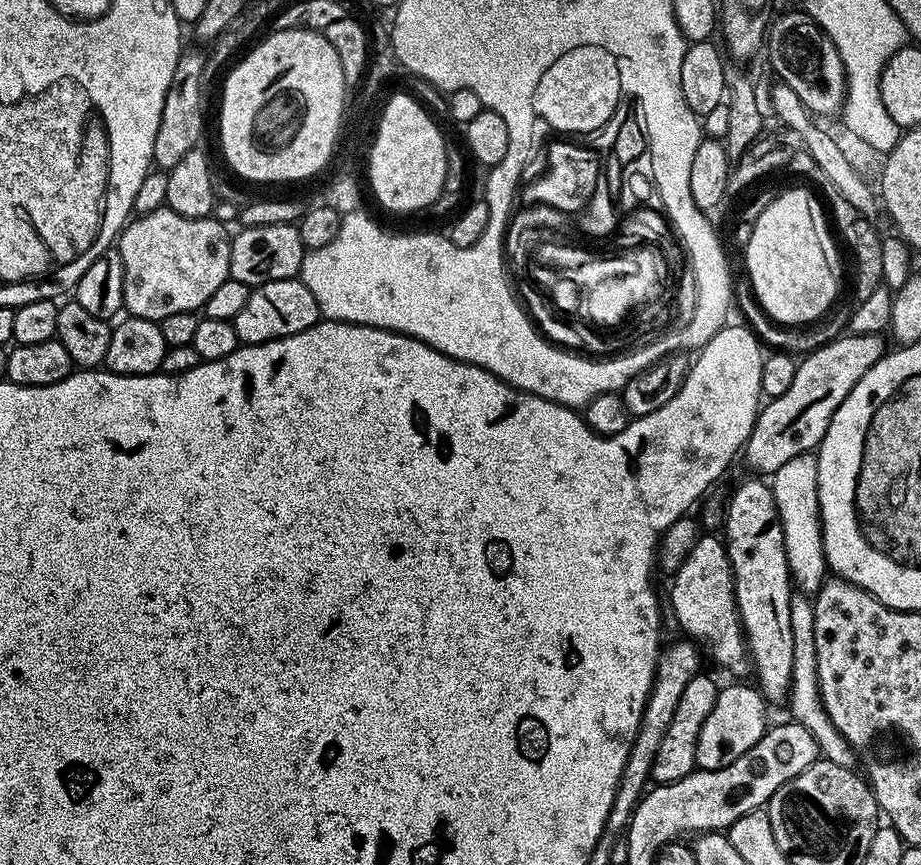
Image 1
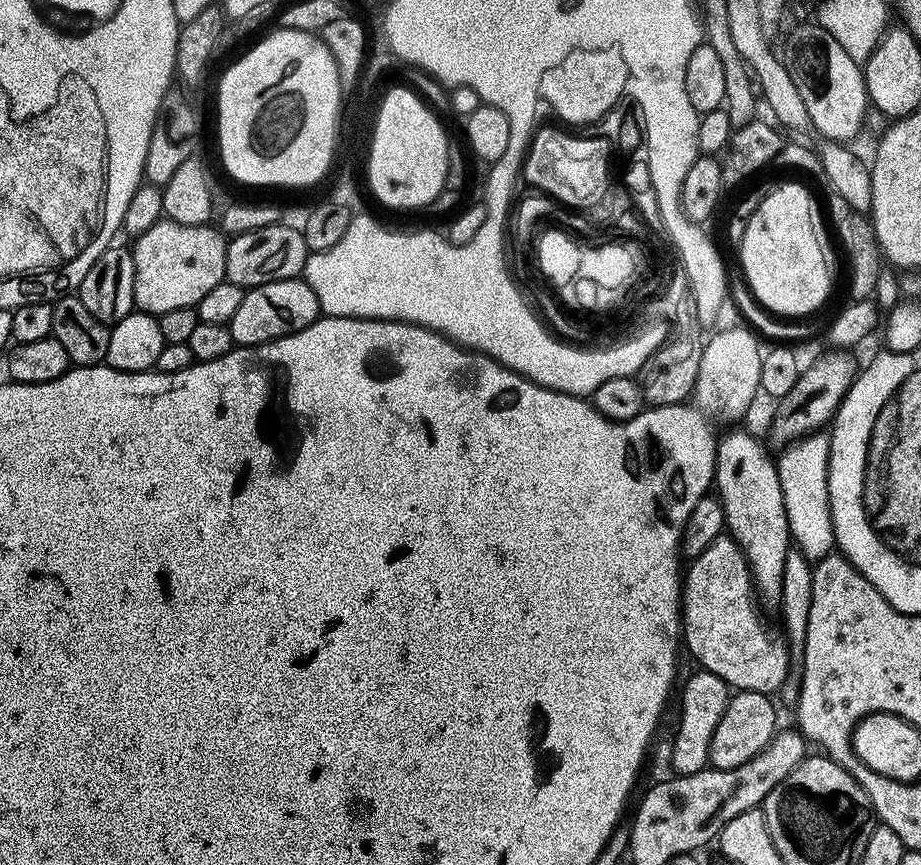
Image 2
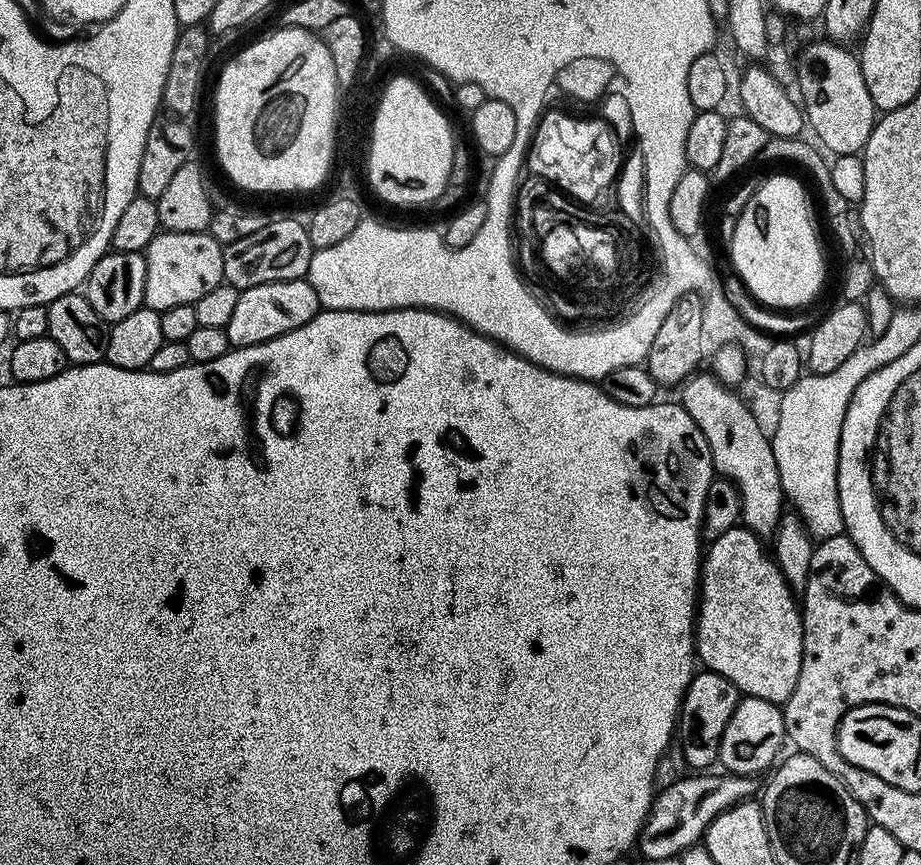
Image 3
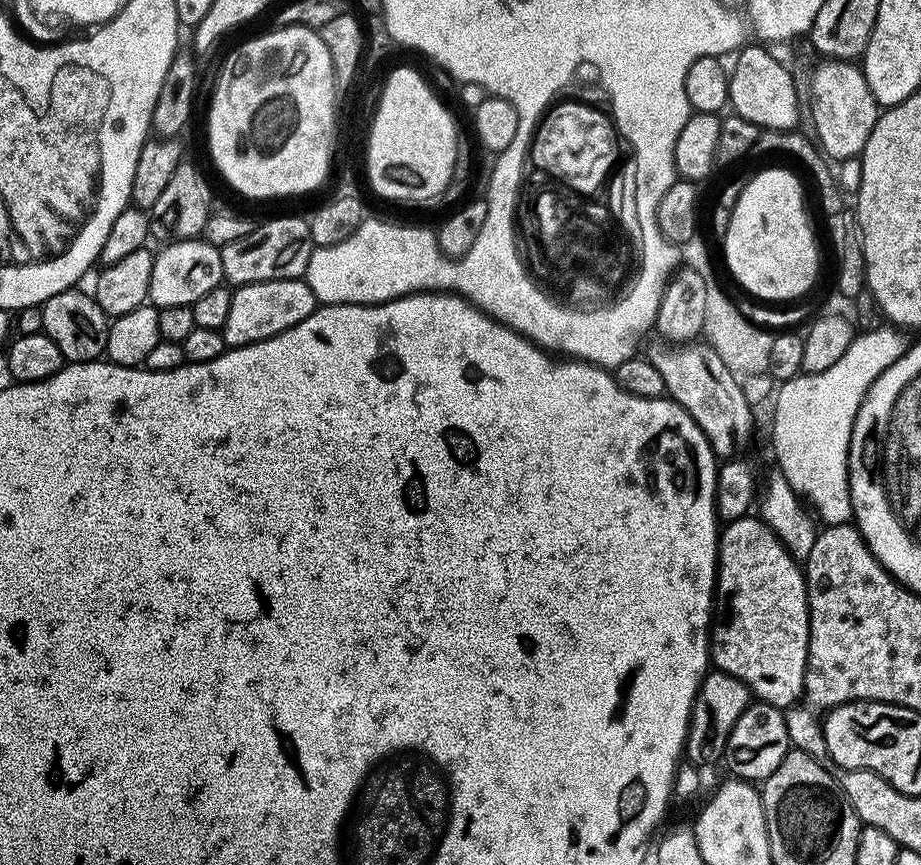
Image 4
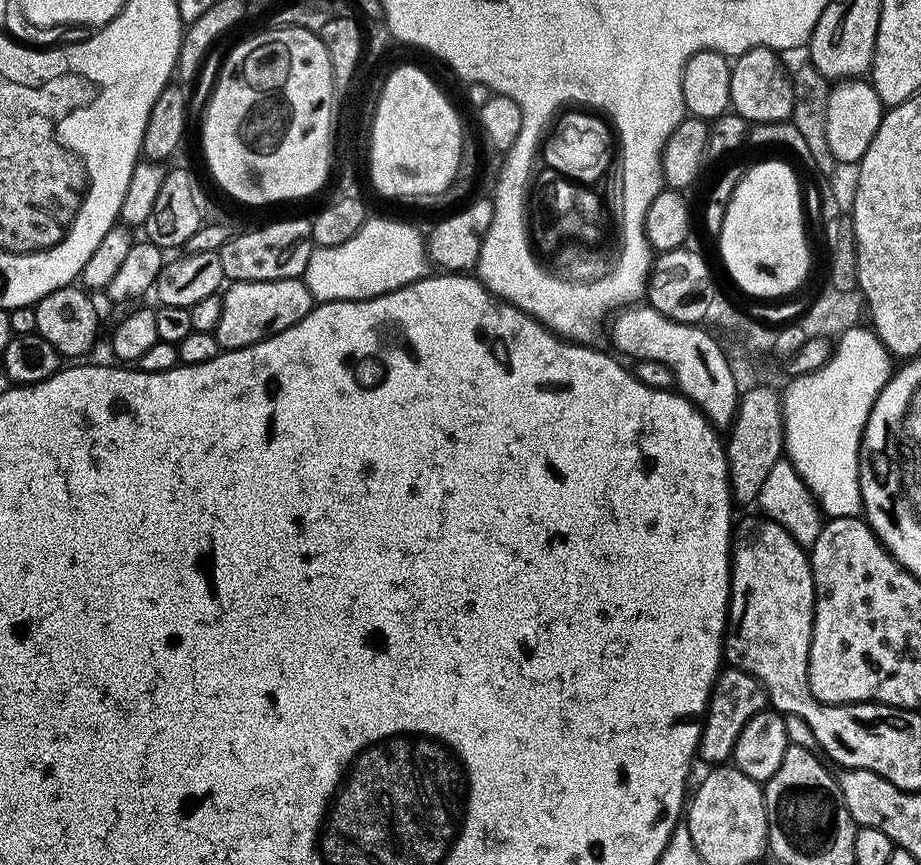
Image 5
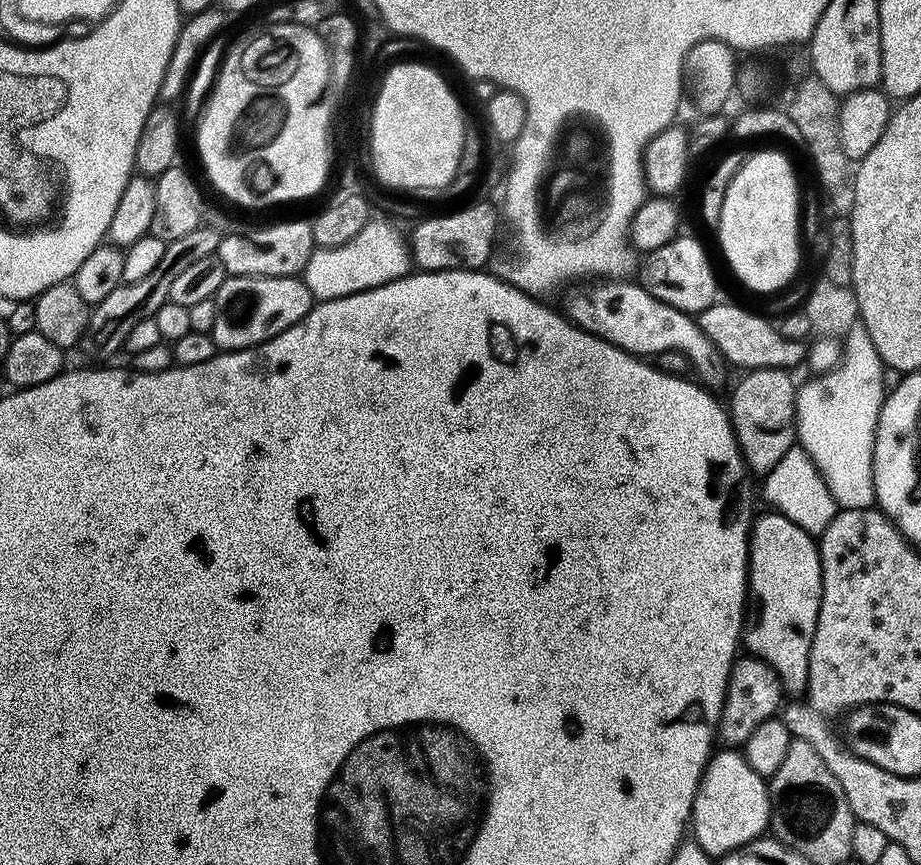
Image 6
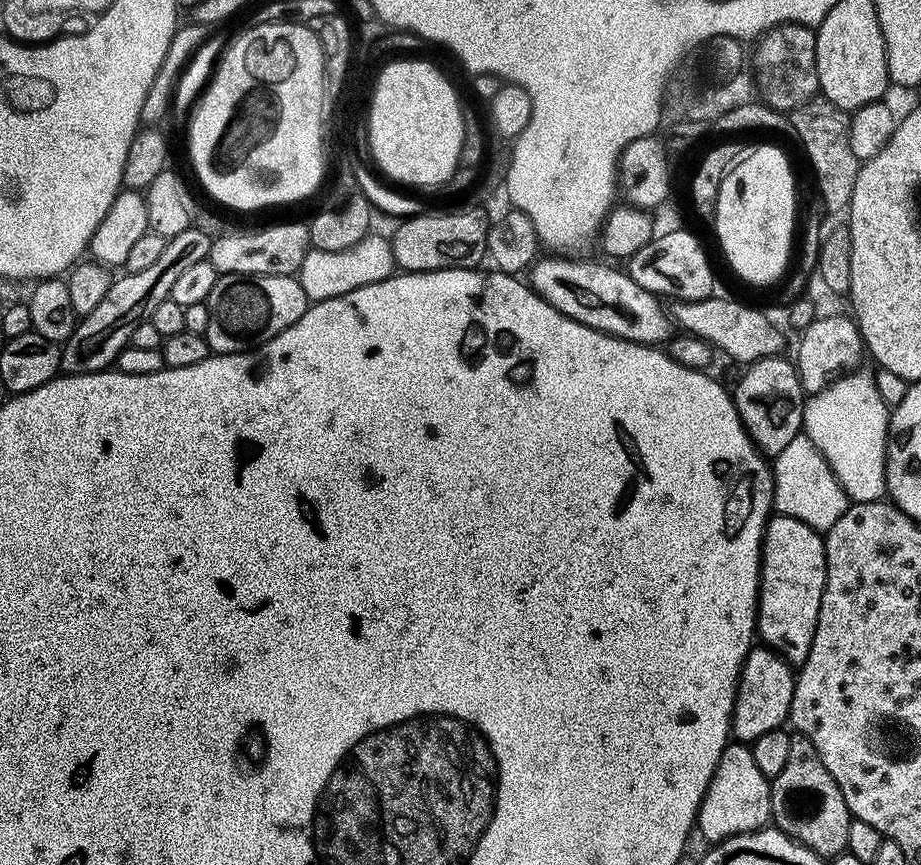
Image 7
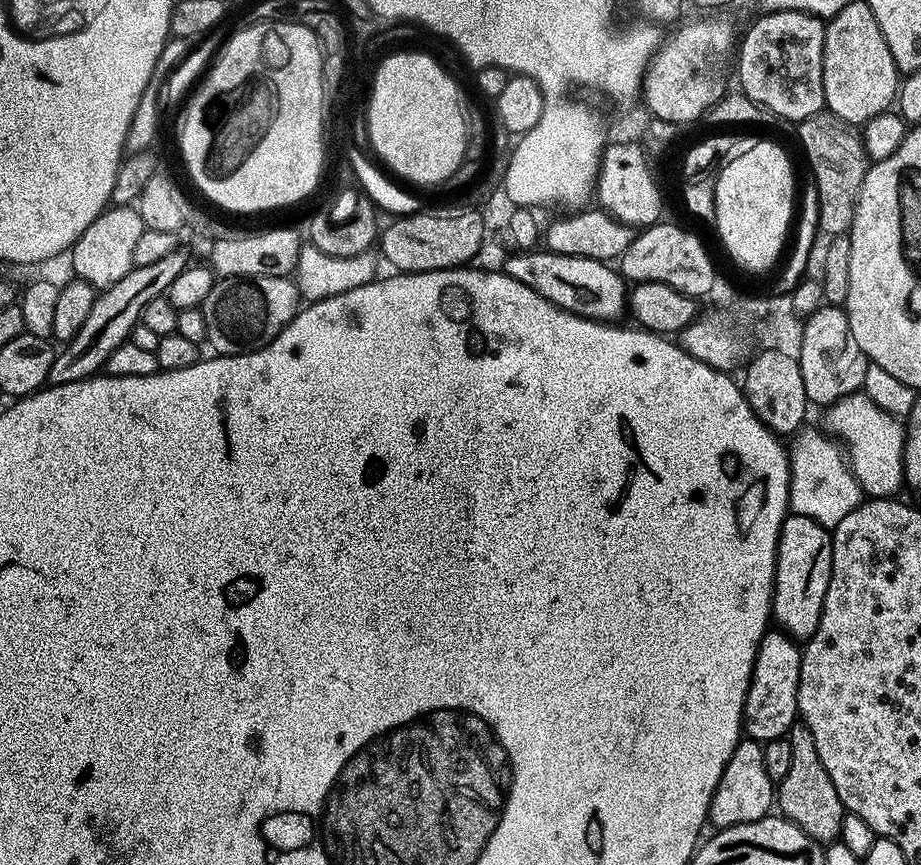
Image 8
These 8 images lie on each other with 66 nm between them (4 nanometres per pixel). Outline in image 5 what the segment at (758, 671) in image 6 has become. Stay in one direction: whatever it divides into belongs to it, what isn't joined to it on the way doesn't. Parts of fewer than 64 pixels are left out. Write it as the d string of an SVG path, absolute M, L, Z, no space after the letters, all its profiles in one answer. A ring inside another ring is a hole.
M731 666L721 667L712 688L712 696L708 699L708 711L704 713L700 729L699 759L705 760L708 766L720 766L731 761L734 742L738 742L738 734L742 734L742 726L754 718L754 714L765 711L769 707L768 692L749 672Z

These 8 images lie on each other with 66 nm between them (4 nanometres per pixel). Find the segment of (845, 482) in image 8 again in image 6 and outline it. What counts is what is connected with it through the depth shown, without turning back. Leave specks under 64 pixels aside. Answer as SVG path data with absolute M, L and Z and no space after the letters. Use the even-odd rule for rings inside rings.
M799 446L786 450L778 466L774 466L774 470L770 470L770 474L763 477L762 484L764 484L764 500L768 503L765 505L771 511L780 512L786 518L790 518L794 526L802 526L802 530L806 530L812 536L819 538L826 530L826 526L830 526L830 522L836 517L838 506L822 474Z

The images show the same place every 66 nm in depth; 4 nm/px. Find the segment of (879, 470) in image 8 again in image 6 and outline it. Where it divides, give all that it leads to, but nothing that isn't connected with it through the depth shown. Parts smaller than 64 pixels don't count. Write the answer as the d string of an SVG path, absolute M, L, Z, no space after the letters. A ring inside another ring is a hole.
M857 322L842 340L843 352L840 362L835 368L823 375L813 375L799 385L796 394L796 439L799 447L812 459L817 470L822 474L834 502L841 509L862 510L875 505L874 470L874 438L878 426L878 414L884 405L886 385L883 372L886 367L880 359L878 350L874 350L874 342L870 342L870 334L864 325Z

